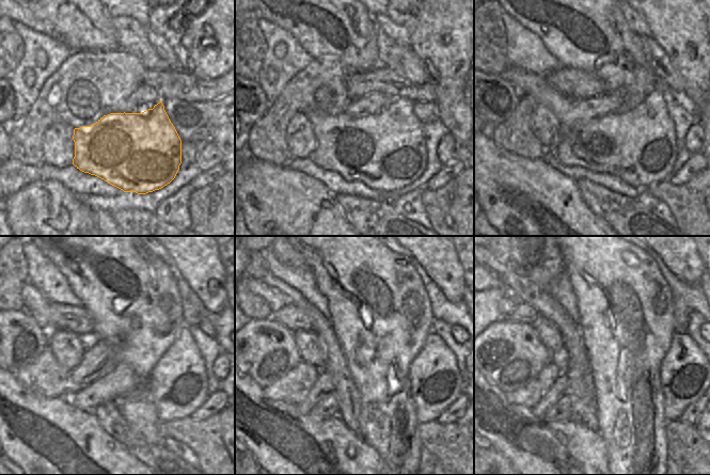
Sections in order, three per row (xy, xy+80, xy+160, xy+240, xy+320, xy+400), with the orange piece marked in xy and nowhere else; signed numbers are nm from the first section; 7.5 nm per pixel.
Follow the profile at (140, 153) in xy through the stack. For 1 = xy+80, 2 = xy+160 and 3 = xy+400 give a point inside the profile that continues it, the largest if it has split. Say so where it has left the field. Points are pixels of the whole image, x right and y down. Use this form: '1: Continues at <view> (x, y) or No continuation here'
1: Continues at xy+80 (385, 151)
2: Continues at xy+160 (637, 145)
3: Continues at xy+400 (685, 374).

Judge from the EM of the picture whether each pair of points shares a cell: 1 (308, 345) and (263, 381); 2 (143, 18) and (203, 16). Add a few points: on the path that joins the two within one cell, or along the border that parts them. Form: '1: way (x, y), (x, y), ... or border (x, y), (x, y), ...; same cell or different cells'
1: border (292, 331), (294, 344), (301, 360); different cells
2: border (148, 11), (150, 25); different cells

